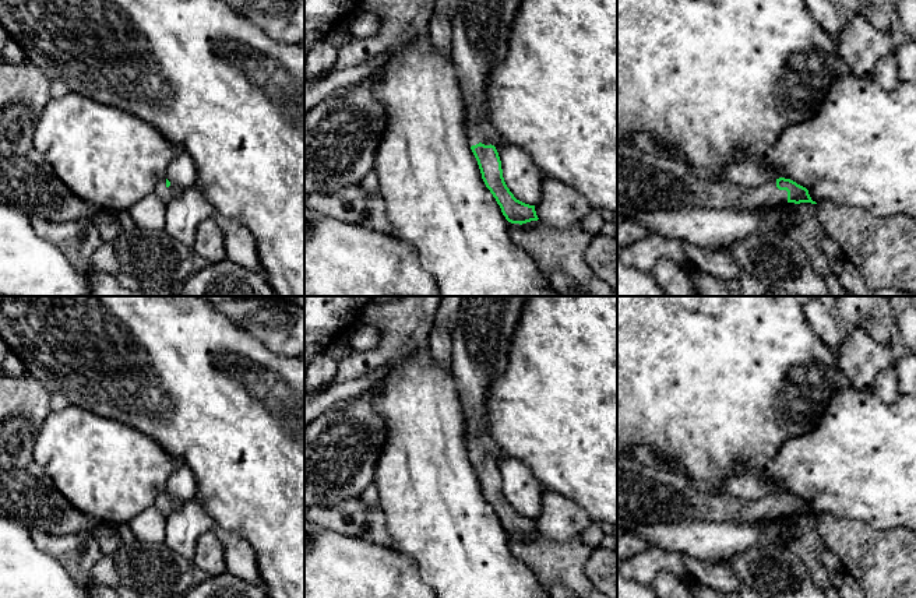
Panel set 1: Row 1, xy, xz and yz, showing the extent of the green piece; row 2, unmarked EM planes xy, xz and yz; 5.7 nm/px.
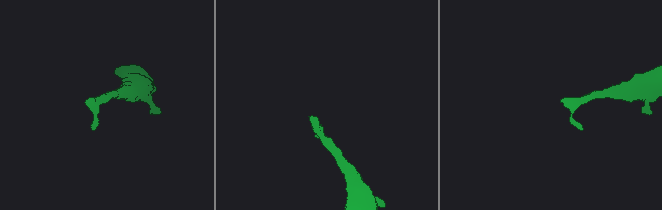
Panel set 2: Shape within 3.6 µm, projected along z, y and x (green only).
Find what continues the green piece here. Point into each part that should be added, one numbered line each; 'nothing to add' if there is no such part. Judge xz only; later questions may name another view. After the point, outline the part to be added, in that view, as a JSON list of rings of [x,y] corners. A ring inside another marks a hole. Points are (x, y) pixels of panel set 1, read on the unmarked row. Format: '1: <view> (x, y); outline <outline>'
1: xz (482, 338); outline [[[461,296],[457,326],[451,334],[451,373],[468,428],[468,455],[490,458],[479,439],[479,428],[489,432],[487,390],[493,379],[508,365],[512,334],[517,328],[524,303],[528,296]]]

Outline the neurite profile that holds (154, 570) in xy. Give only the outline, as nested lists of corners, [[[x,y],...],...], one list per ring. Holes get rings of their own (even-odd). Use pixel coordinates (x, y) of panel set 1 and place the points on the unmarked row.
[[[120,539],[119,548],[110,557],[119,571],[121,585],[137,591],[141,598],[182,598],[195,584],[193,563],[172,550],[165,542],[148,544],[137,541],[128,545]]]

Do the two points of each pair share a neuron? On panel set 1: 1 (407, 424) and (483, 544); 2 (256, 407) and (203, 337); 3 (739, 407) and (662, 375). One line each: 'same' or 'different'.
1: same
2: same
3: same

